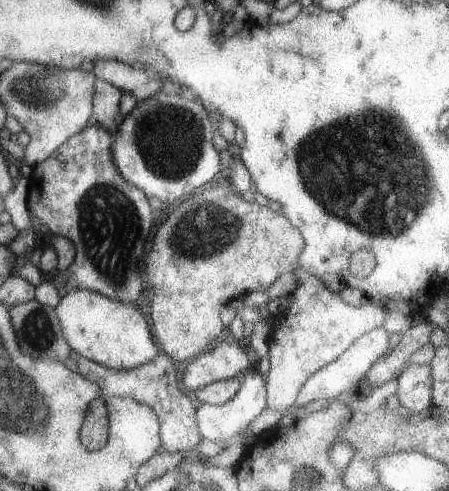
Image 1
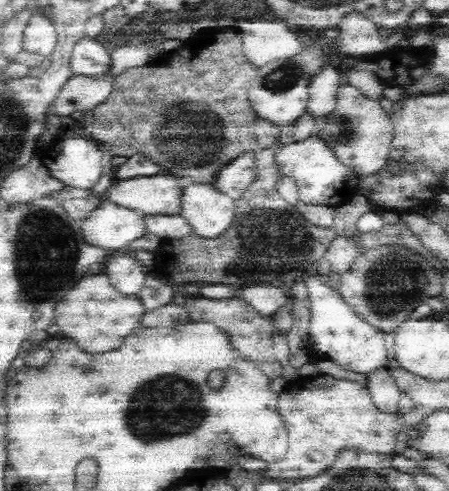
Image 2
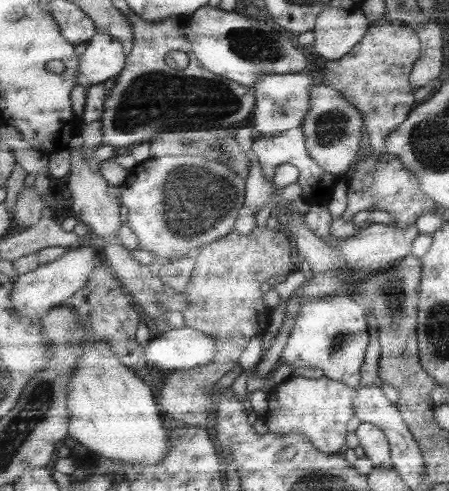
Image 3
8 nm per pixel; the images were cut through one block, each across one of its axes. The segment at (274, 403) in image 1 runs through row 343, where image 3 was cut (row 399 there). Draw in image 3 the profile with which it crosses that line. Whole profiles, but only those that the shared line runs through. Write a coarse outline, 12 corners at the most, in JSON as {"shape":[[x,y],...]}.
{"shape":[[291,376],[271,392],[271,434],[305,436],[321,454],[347,442],[361,386]]}

